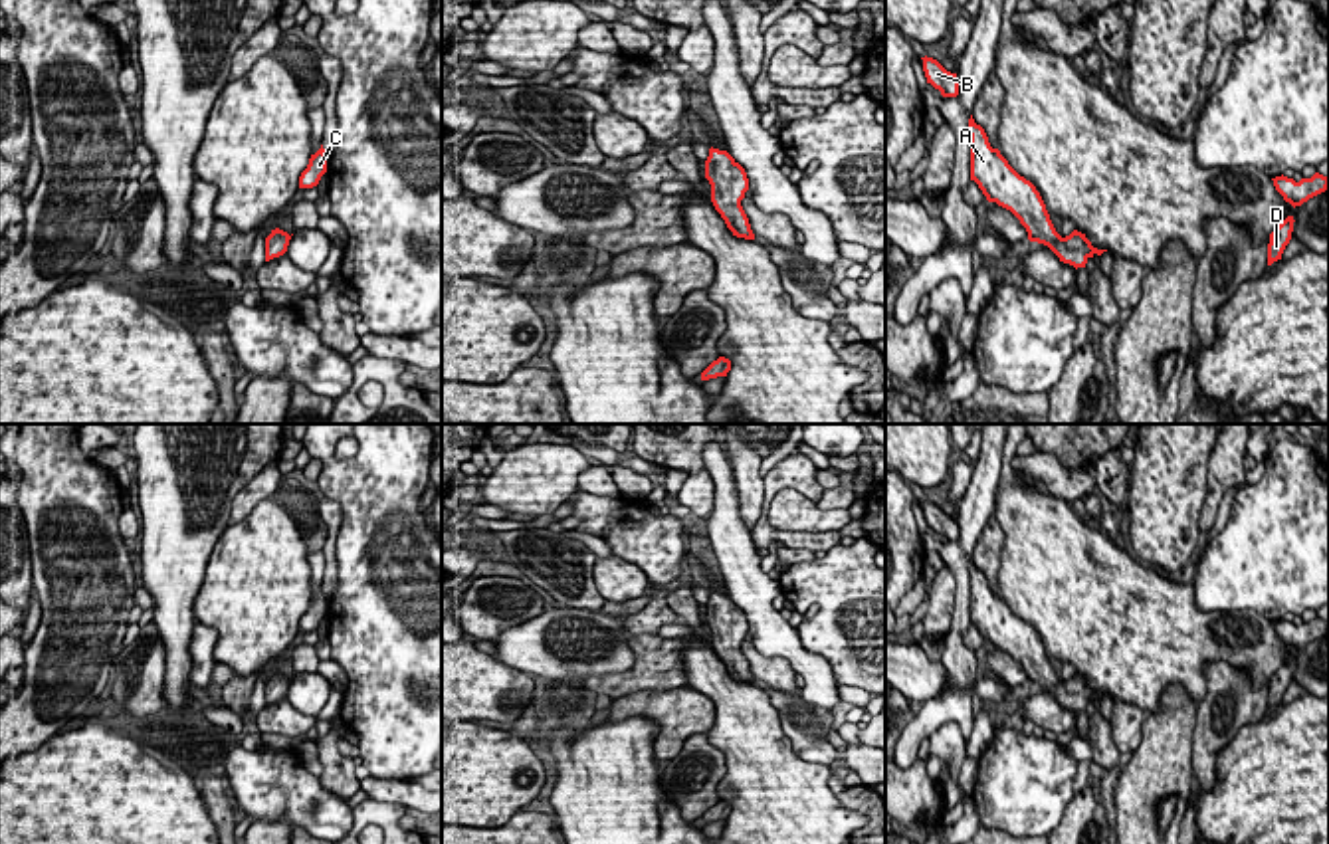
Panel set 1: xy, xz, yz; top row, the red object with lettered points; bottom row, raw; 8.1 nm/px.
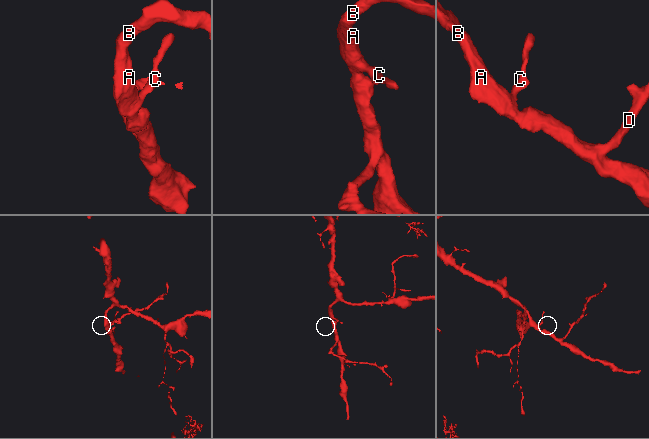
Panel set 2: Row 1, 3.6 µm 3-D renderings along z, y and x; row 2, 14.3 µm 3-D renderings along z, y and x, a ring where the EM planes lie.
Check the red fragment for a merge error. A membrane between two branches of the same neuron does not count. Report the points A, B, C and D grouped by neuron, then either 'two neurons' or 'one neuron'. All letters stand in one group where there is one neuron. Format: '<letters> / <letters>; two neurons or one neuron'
A B C D; one neuron

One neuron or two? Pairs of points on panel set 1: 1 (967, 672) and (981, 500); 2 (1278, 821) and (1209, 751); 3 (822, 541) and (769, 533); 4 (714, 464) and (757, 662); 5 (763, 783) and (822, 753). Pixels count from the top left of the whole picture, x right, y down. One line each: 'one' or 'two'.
1: one
2: two
3: one
4: two
5: two

